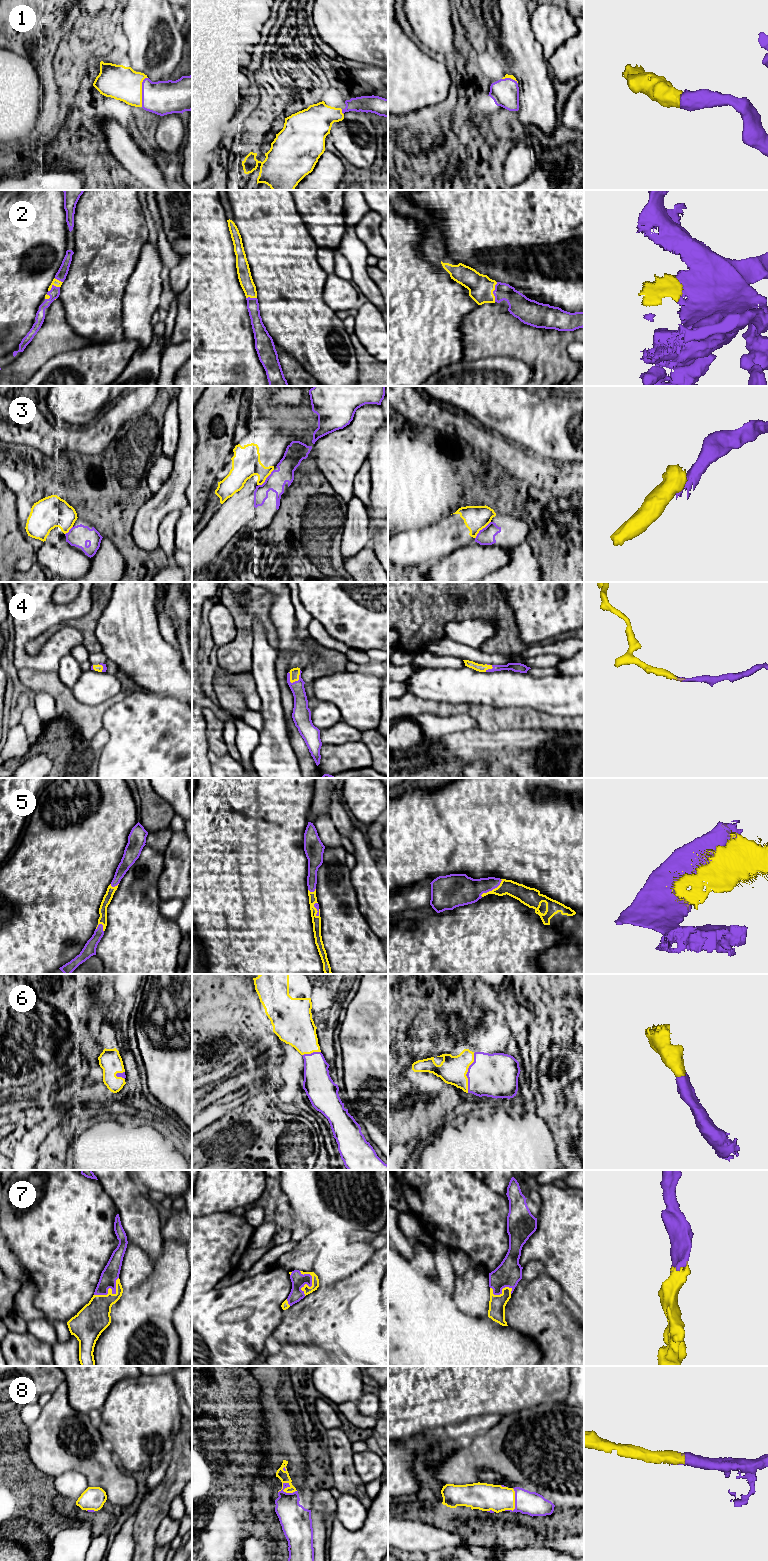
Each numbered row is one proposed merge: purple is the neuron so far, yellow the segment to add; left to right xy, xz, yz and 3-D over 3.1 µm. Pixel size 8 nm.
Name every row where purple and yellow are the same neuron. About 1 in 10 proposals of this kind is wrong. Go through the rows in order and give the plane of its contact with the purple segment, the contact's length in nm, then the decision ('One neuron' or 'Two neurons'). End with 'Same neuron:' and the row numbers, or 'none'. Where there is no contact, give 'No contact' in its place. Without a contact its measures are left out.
1: Touches purple in xy. Shared border 240 nm. One neuron
2: Touches purple in yz. Shared border 160 nm. One neuron
3: Touches purple in xz. Shared border 180 nm. Two neurons
4: Touches purple in xz. Shared border 130 nm. One neuron
5: Touches purple in yz. Shared border 220 nm. One neuron
6: Touches purple in yz. Shared border 320 nm. One neuron
7: Touches purple in xy. Shared border 240 nm. One neuron
8: Touches purple in xz. Shared border 150 nm. One neuron
Same neuron: 1, 2, 4, 5, 6, 7, 8

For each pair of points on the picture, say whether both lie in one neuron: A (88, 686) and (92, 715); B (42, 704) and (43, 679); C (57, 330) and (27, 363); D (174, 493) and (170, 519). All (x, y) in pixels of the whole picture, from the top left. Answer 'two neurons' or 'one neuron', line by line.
A: two neurons
B: two neurons
C: one neuron
D: two neurons

